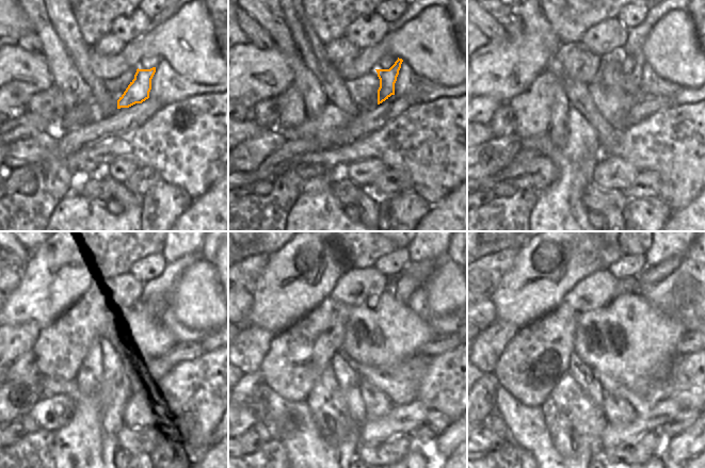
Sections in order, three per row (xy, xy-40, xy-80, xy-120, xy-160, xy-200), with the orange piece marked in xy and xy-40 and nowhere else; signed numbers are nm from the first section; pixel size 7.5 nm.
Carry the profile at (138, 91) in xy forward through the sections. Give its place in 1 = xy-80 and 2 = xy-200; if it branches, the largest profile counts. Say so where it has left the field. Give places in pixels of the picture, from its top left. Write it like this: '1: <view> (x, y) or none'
1: xy-80 (637, 35)
2: xy-200 (651, 275)

